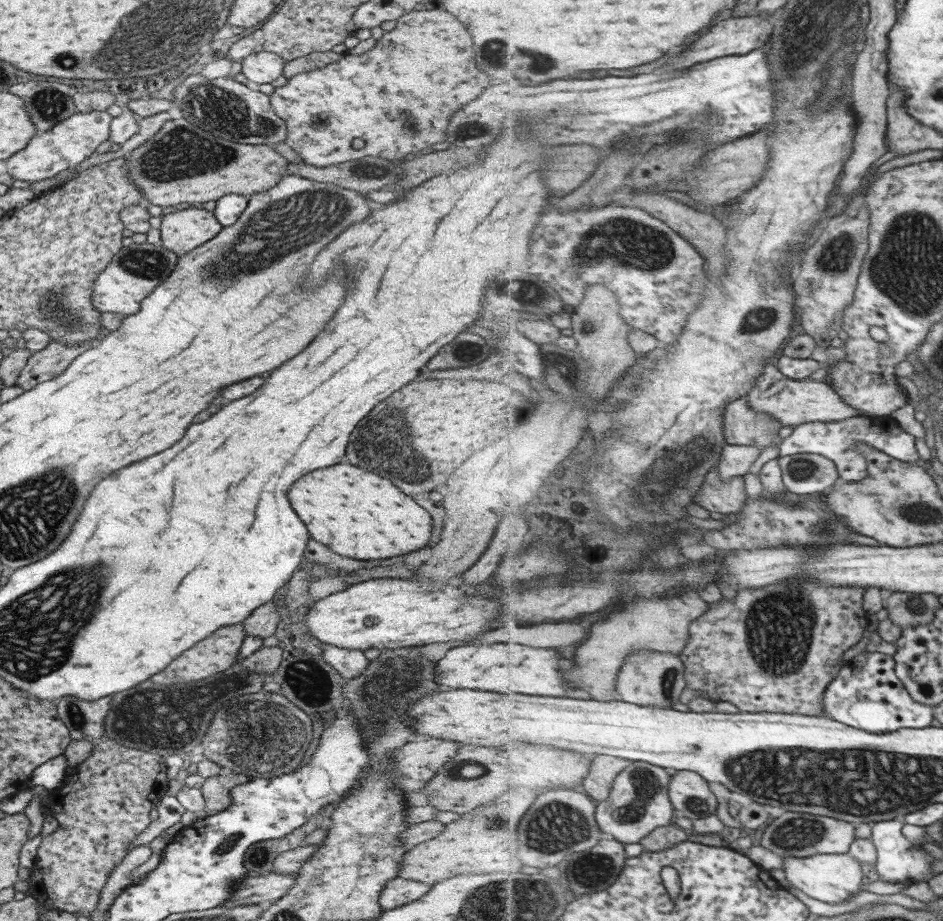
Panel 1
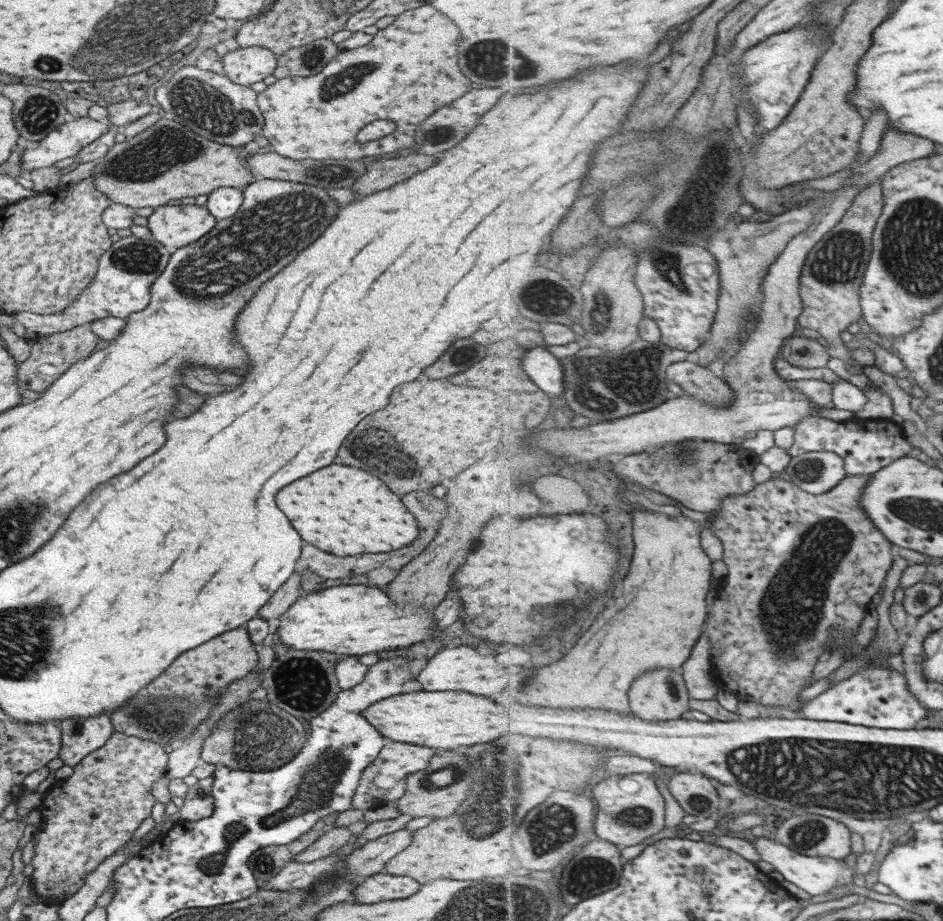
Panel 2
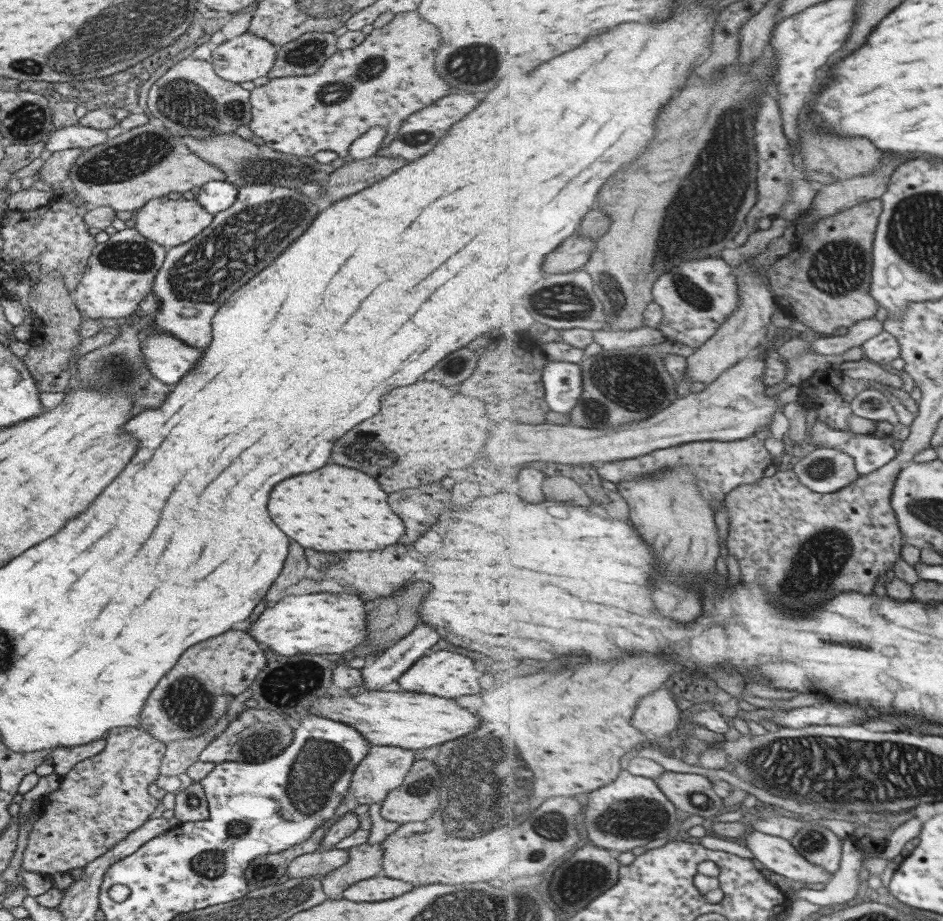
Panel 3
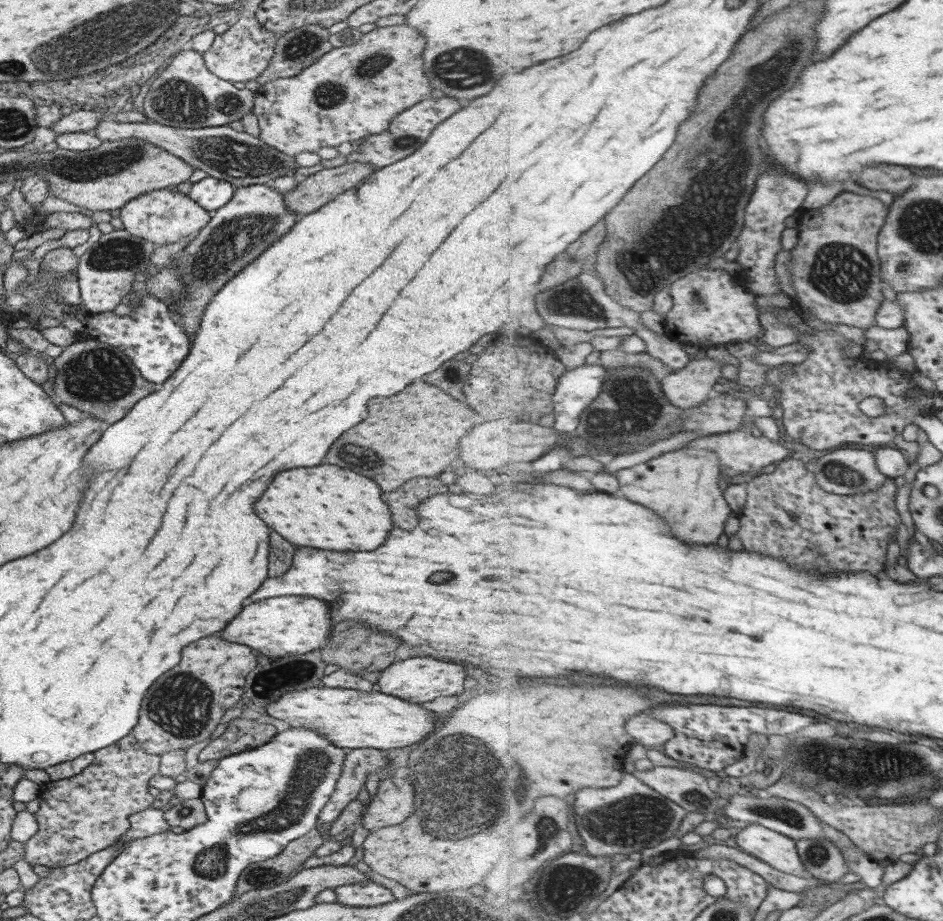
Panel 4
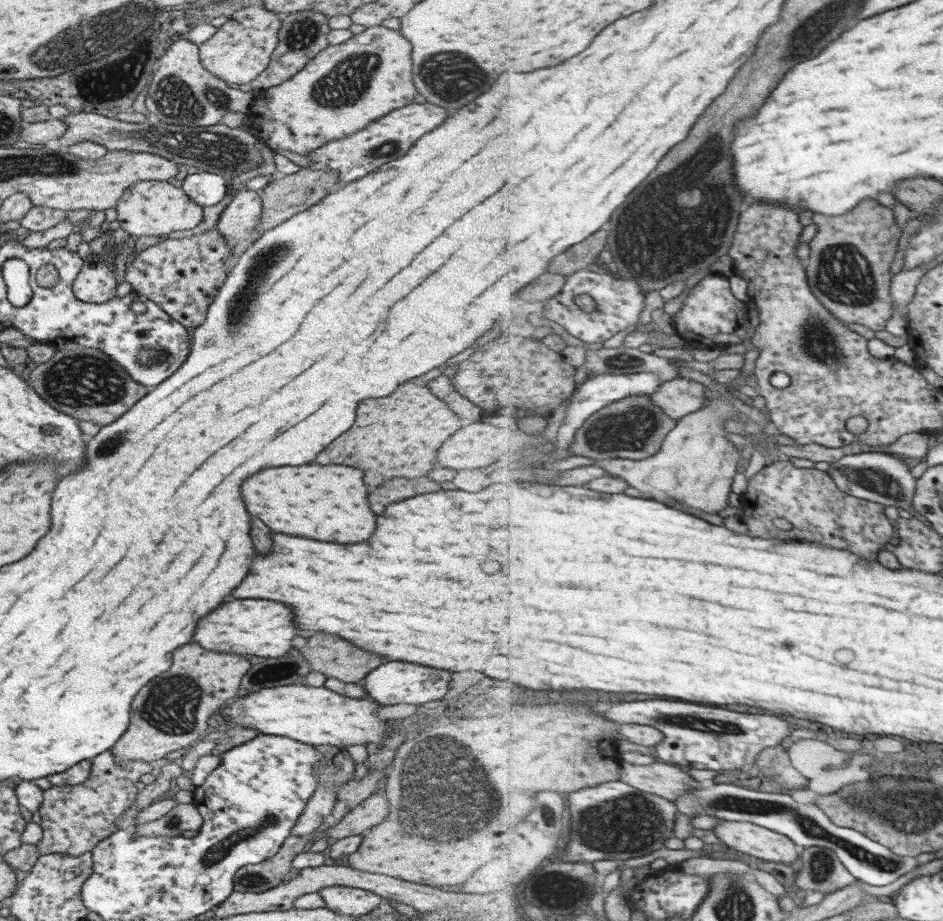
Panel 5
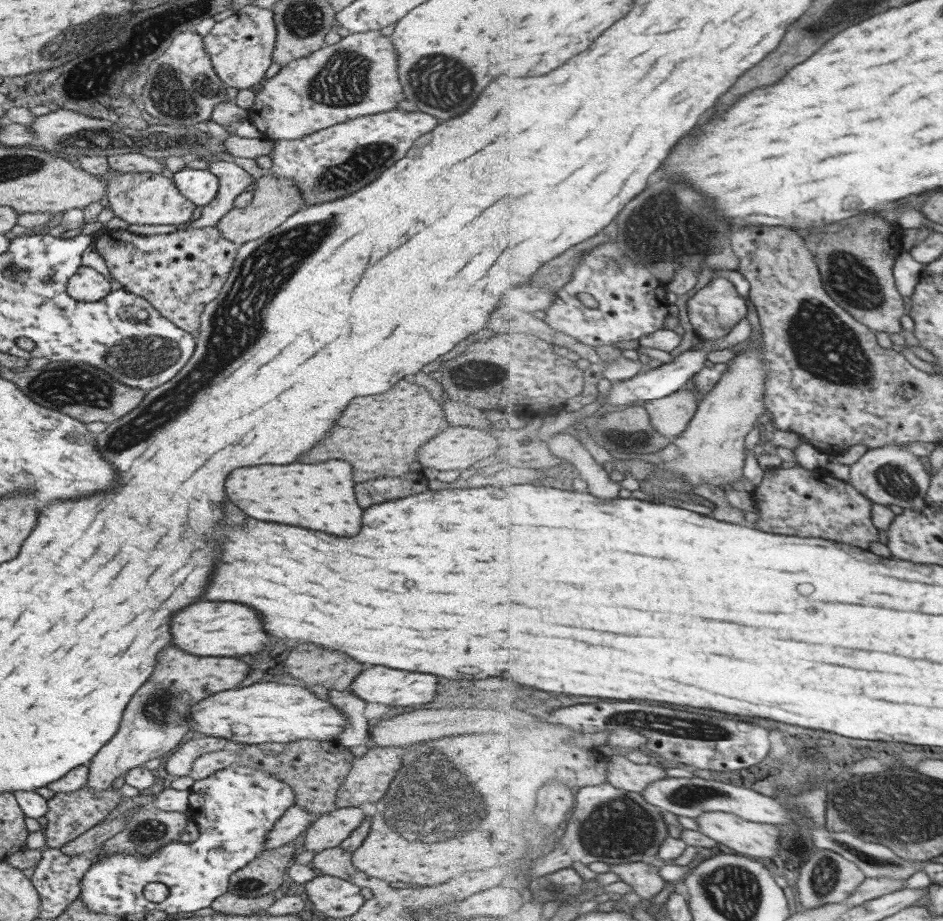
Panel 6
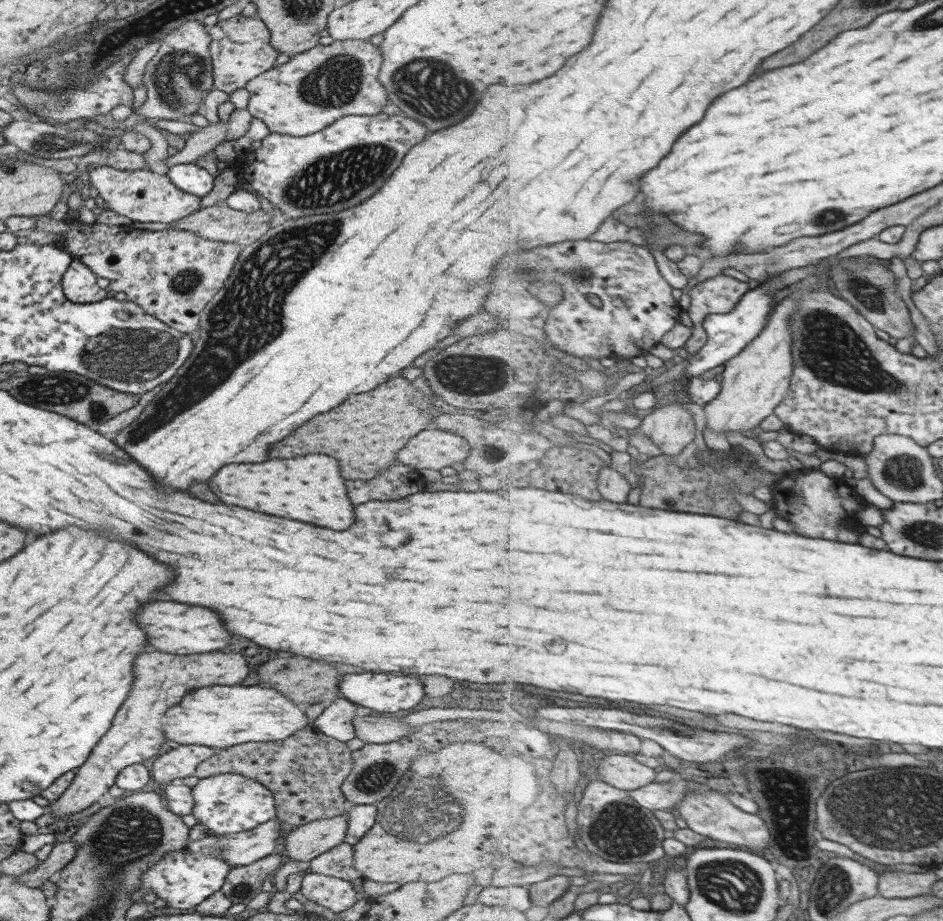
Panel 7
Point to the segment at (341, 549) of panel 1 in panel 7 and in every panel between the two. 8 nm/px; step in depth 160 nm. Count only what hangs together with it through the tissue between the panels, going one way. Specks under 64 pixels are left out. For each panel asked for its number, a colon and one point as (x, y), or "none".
2: (344, 511)
3: (334, 509)
4: (327, 507)
5: (329, 503)
6: (320, 496)
7: (309, 488)

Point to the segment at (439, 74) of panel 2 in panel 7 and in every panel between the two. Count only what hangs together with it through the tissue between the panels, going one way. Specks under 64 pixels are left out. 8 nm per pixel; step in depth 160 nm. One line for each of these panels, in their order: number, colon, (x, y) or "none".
3: (295, 115)
4: (317, 108)
5: (346, 86)
6: (313, 93)
7: (315, 88)

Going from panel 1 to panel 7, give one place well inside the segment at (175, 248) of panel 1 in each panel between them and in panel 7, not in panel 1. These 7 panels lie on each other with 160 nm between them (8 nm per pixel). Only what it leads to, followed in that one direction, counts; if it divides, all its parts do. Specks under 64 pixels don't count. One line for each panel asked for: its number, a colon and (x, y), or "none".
2: (174, 225)
3: (170, 221)
4: (164, 216)
5: (147, 208)
6: (137, 198)
7: (143, 196)

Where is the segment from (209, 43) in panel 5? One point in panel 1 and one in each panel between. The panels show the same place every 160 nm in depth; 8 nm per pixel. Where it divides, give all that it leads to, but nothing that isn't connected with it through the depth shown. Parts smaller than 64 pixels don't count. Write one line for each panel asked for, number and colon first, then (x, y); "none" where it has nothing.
1: (263, 67)
2: (245, 65)
3: (246, 57)
4: (243, 52)

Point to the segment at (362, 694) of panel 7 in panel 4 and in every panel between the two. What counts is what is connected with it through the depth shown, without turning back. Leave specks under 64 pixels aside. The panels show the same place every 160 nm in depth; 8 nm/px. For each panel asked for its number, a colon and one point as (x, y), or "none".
4: (420, 680)
5: (396, 682)
6: (381, 685)

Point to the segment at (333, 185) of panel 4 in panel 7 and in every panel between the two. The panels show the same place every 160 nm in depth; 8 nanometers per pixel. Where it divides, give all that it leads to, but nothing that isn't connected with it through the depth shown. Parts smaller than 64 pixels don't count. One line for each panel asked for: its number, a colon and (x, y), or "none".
5: (287, 195)
6: (275, 199)
7: (220, 223)

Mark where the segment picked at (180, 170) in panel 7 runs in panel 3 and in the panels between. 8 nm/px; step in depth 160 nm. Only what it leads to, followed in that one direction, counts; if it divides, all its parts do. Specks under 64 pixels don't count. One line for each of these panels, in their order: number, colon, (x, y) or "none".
3: (215, 196)
4: (210, 193)
5: (206, 189)
6: (200, 186)

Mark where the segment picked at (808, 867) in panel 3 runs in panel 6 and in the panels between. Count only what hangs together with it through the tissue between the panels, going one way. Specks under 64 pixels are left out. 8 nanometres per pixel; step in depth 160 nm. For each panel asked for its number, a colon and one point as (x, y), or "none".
4: (781, 851)
5: (750, 838)
6: (747, 837)

